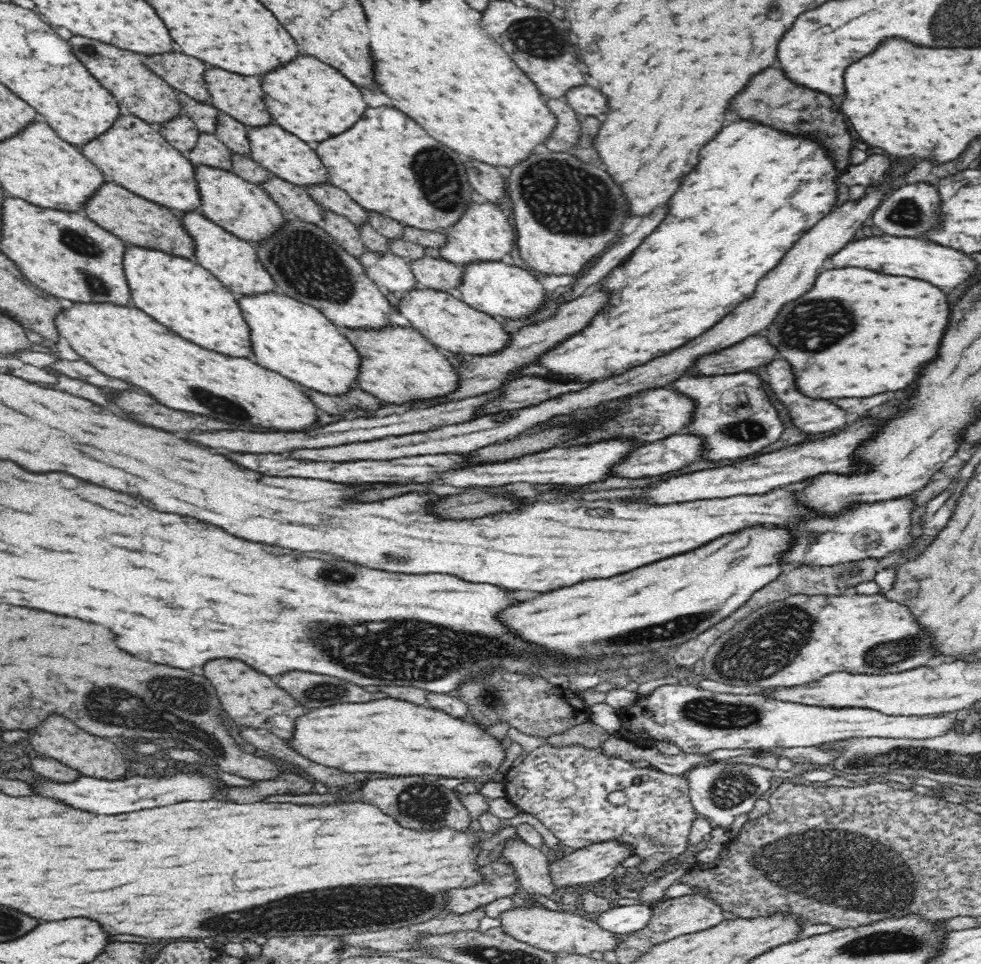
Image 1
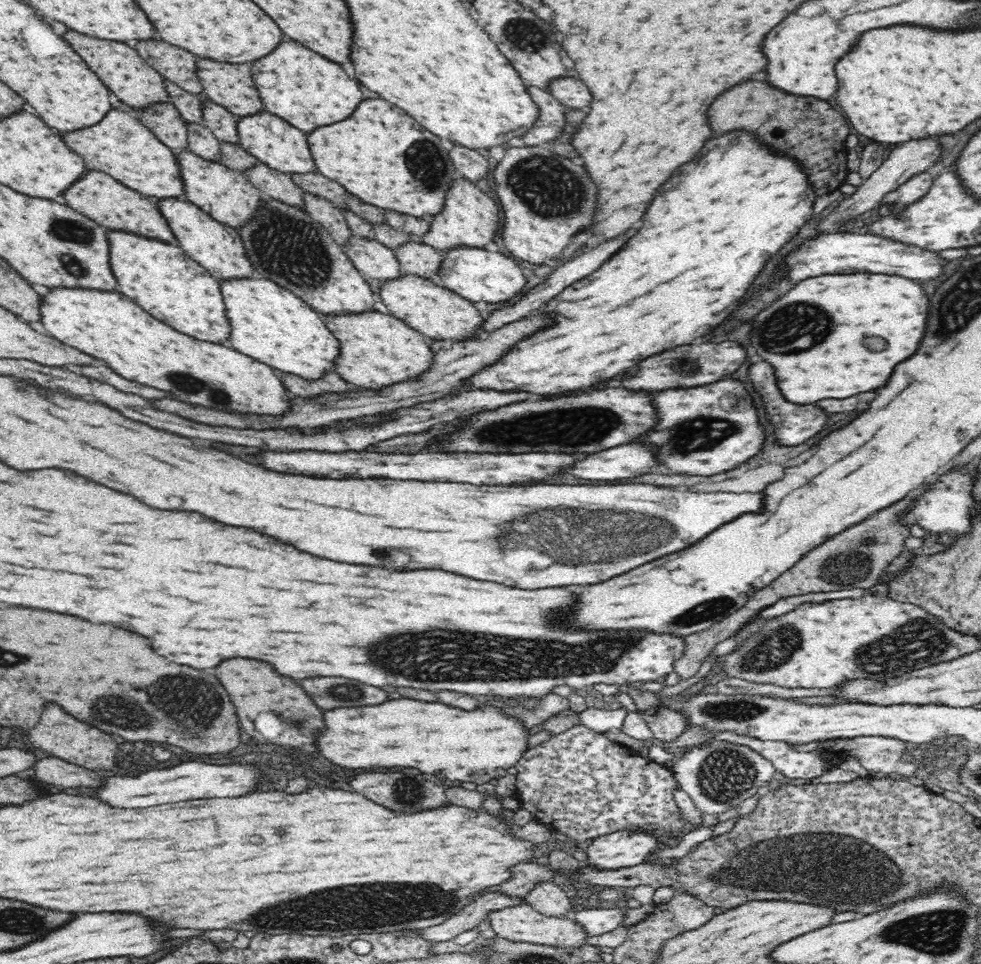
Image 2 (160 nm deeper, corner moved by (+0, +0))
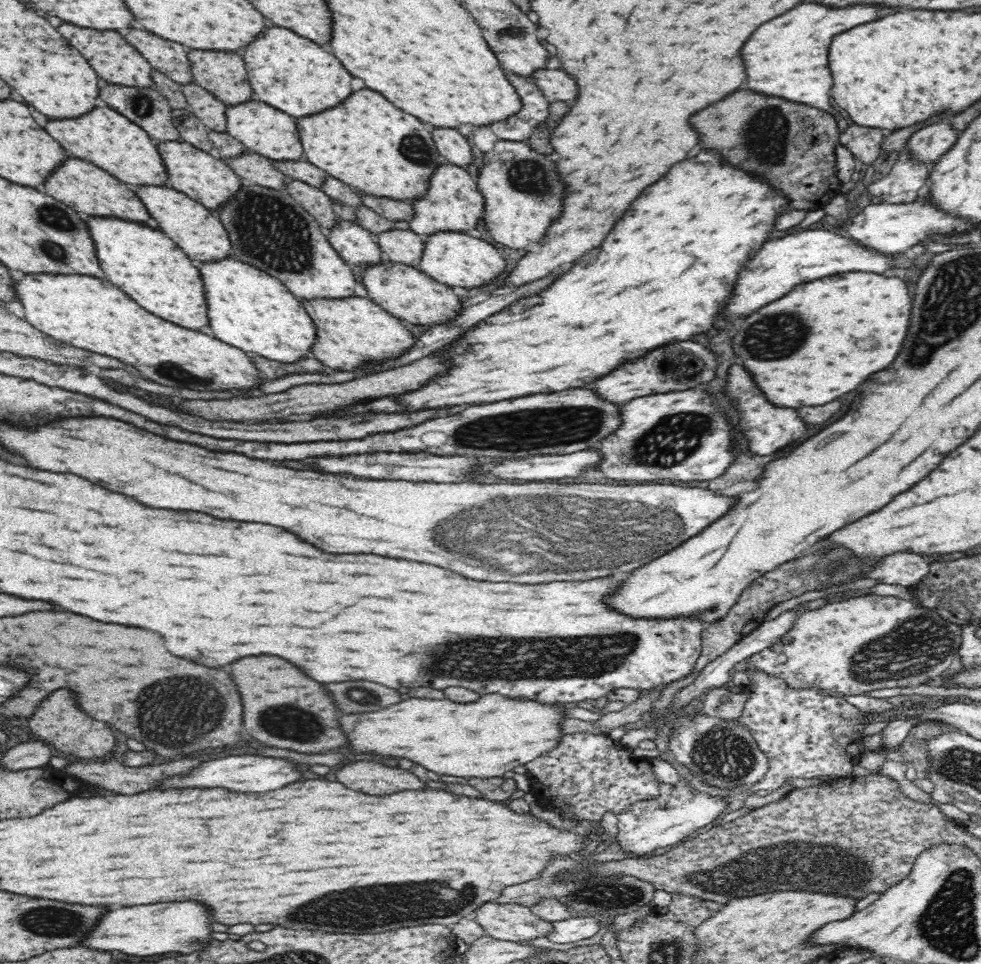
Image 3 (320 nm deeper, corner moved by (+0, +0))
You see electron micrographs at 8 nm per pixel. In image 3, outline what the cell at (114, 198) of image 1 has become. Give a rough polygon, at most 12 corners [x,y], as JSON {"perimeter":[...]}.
{"perimeter":[[65,157],[42,192],[86,216],[159,229],[134,188]]}

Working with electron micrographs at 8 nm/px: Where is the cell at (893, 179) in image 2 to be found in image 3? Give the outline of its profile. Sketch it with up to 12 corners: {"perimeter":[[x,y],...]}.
{"perimeter":[[940,122],[915,132],[913,158],[932,165],[954,146],[958,130]]}

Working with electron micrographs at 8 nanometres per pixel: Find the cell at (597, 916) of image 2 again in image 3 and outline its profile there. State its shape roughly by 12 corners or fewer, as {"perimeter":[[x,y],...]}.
{"perimeter":[[596,917],[551,922],[551,943],[568,944],[598,933]]}

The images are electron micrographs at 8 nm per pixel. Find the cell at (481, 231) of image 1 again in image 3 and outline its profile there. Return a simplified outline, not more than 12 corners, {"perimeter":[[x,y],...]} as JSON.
{"perimeter":[[440,162],[412,205],[418,234],[466,232],[484,212],[468,168]]}

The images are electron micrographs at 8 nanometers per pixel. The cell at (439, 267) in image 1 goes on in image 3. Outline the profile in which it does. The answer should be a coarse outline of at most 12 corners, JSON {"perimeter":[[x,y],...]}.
{"perimeter":[[392,228],[374,235],[380,260],[418,266],[421,234]]}

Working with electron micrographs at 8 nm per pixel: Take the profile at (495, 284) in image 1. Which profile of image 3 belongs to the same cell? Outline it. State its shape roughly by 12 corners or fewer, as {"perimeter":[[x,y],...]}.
{"perimeter":[[464,232],[427,234],[417,268],[448,286],[482,286],[506,268]]}

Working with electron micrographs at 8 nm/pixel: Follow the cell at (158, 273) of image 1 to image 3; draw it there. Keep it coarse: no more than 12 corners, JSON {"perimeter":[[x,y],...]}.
{"perimeter":[[86,217],[106,279],[152,314],[208,326],[200,271],[145,222]]}

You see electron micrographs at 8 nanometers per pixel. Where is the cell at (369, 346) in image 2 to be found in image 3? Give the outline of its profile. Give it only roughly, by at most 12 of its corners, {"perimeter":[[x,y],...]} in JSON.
{"perimeter":[[367,297],[300,299],[311,356],[354,370],[414,344]]}

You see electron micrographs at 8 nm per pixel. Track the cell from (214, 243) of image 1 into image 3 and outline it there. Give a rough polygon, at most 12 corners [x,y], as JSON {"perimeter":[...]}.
{"perimeter":[[167,184],[134,186],[194,262],[229,256],[217,212]]}

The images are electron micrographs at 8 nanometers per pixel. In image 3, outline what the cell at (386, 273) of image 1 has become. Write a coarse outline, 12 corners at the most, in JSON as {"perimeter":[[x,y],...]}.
{"perimeter":[[337,219],[326,230],[352,264],[380,262],[376,235]]}

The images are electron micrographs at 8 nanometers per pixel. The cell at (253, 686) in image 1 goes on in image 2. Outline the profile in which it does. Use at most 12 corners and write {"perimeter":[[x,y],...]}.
{"perimeter":[[226,660],[216,676],[256,742],[316,742],[322,710],[268,662]]}

